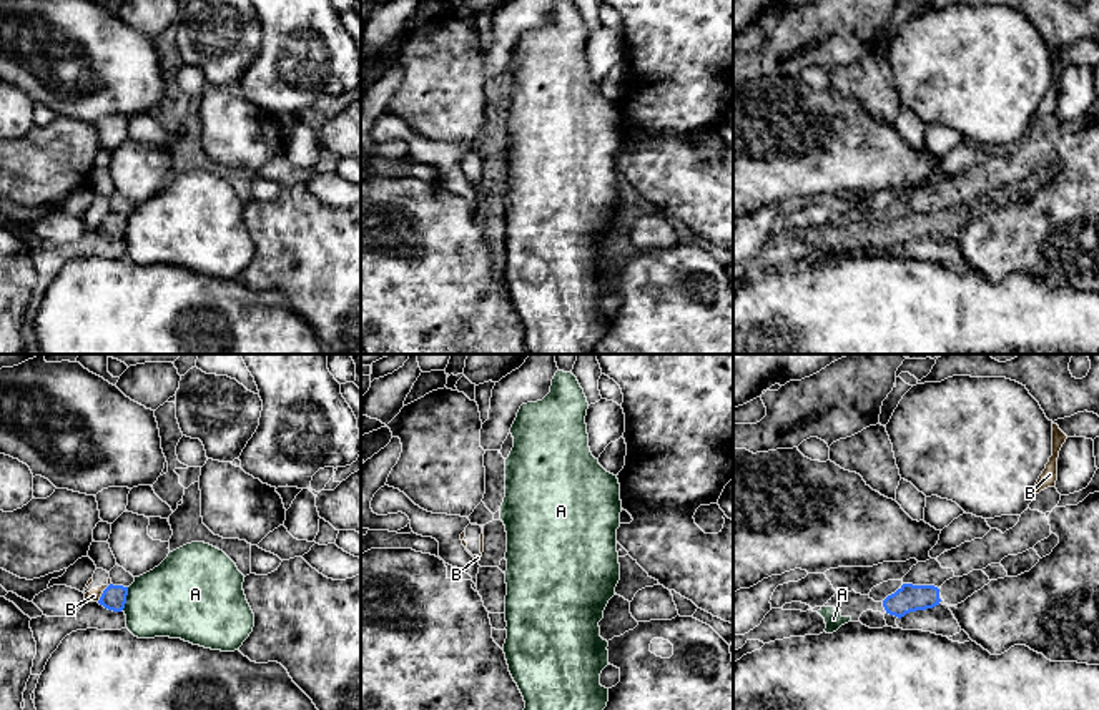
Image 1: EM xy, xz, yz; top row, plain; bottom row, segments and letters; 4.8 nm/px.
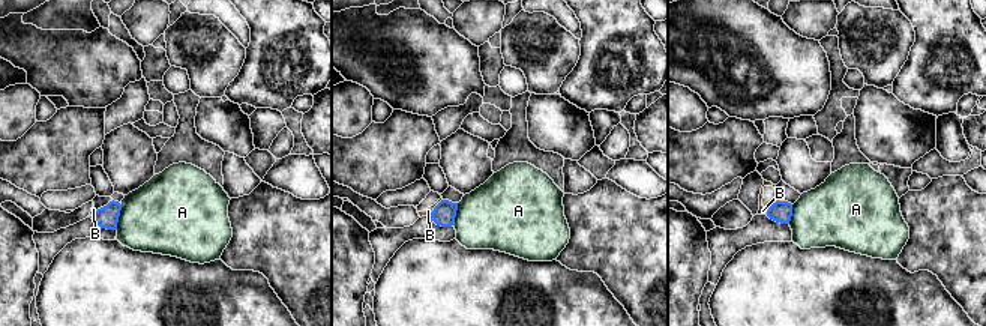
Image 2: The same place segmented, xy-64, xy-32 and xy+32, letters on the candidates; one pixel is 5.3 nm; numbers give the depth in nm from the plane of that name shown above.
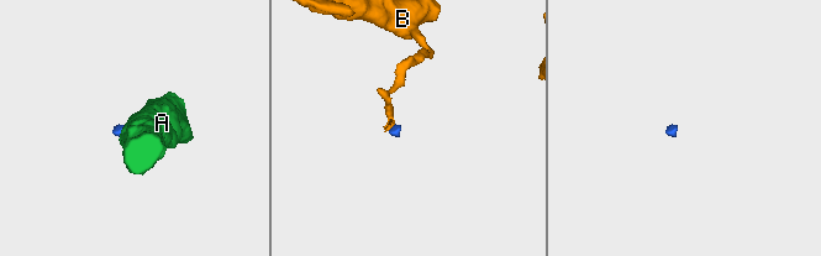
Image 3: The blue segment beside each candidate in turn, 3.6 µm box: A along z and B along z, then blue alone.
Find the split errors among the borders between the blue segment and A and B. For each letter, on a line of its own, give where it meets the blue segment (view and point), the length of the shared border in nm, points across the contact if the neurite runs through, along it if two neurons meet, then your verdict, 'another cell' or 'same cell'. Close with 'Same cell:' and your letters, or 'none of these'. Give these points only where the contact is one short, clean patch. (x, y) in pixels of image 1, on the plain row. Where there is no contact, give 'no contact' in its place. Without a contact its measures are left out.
A: xy (125, 226) | 120 nm | along xy (128, 215), (122, 236) | another cell
B: xy (103, 220) | 120 nm | along xy (110, 210), (97, 228) | another cell
Same cell: none of these

